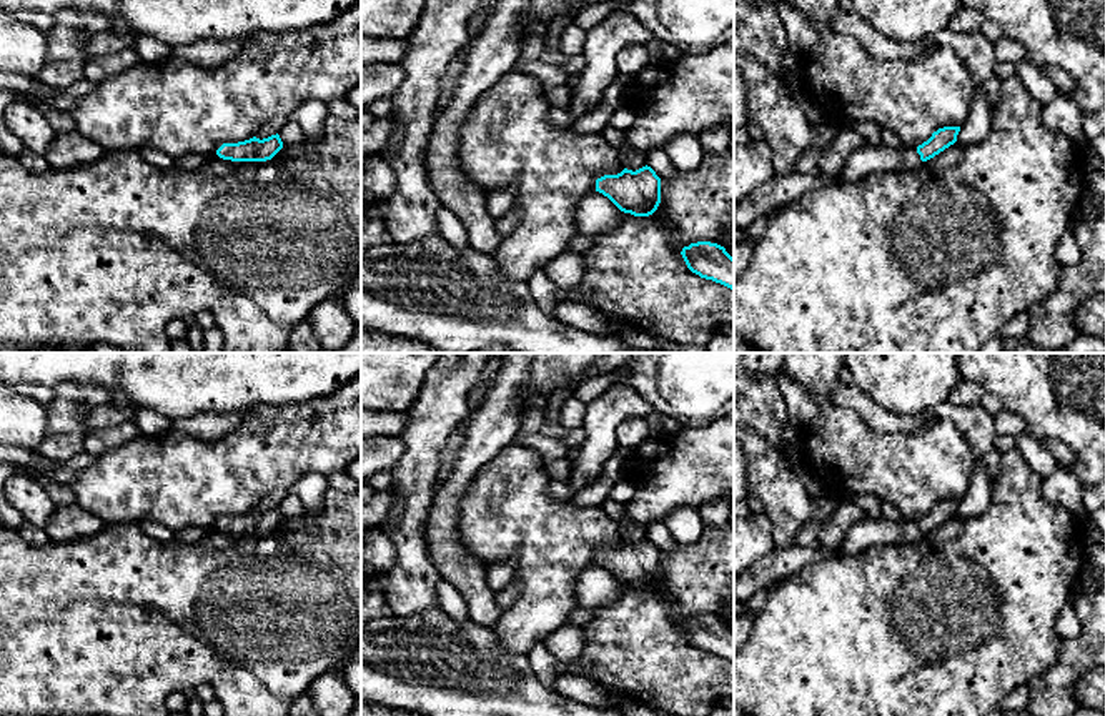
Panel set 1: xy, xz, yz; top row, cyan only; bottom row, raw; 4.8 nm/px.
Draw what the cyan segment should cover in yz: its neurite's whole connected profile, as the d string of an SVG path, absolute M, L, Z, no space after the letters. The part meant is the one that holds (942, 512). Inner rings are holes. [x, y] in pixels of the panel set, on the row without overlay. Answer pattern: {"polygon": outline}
{"polygon": "M944 500L922 518L890 521L865 518L854 523L844 535L839 549L842 554L857 554L875 544L910 544L934 531L957 515L960 500Z"}

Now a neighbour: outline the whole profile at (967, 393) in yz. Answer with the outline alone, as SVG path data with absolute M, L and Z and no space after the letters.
M960 380L957 388L950 393L949 401L954 406L975 406L980 405L985 393L987 391L984 386L967 380Z

